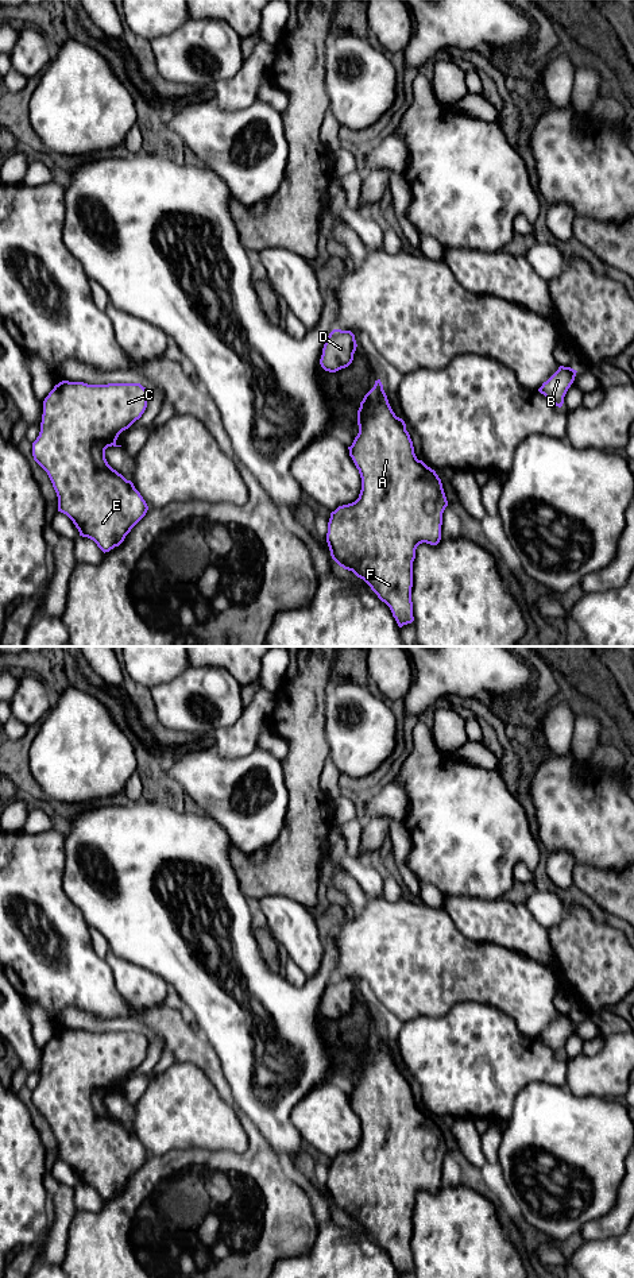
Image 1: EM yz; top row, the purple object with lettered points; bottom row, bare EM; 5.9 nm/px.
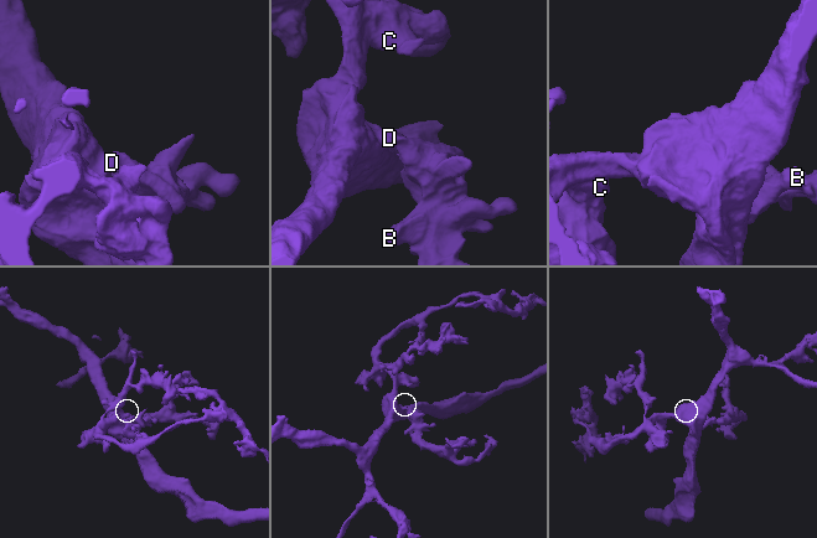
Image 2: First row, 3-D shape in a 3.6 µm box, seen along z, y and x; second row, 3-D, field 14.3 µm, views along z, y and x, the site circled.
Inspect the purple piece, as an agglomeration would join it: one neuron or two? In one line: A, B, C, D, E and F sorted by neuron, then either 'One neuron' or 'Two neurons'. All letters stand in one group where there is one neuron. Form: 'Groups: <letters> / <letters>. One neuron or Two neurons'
Groups: A B C D E F. One neuron

